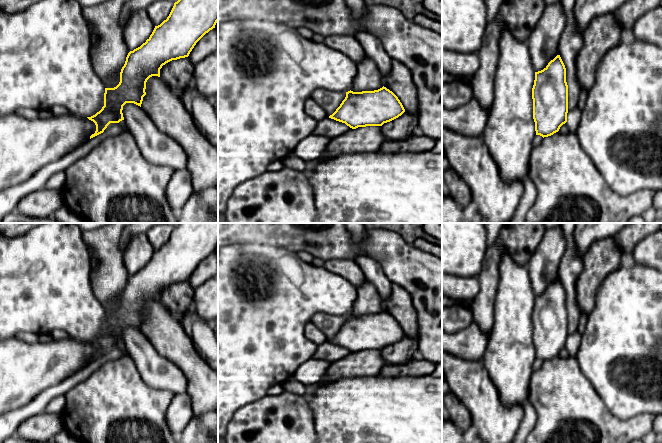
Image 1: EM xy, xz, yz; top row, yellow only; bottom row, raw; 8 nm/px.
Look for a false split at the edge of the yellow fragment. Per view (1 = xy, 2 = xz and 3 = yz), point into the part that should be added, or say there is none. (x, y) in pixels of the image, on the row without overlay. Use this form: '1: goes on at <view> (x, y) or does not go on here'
1: does not go on here
2: does not go on here
3: does not go on here

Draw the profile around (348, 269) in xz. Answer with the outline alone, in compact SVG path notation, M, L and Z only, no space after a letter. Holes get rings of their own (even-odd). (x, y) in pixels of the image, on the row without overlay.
M330 259L324 261L323 267L326 270L348 280L356 288L361 286L365 281L364 273L354 260Z

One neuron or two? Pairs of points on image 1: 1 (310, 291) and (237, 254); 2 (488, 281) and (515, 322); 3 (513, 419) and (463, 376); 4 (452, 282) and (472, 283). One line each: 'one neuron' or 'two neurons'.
1: one neuron
2: two neurons
3: one neuron
4: one neuron

